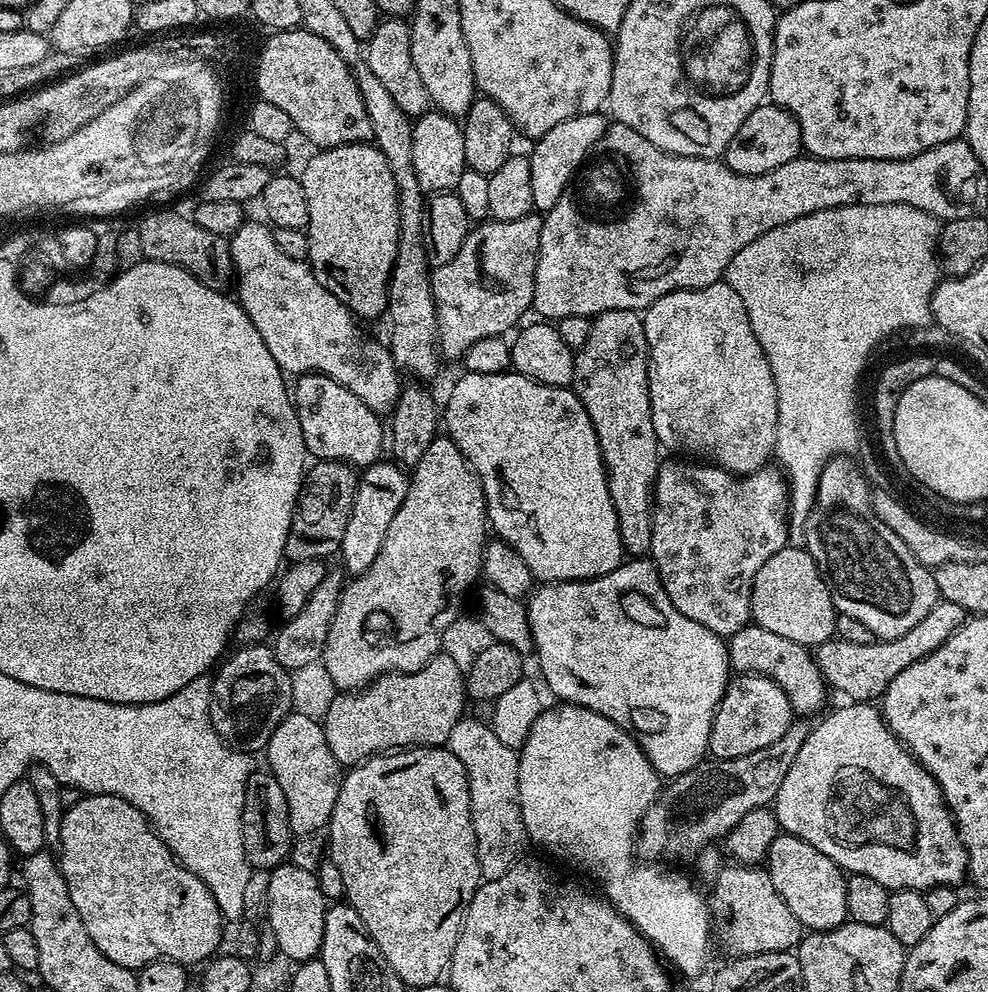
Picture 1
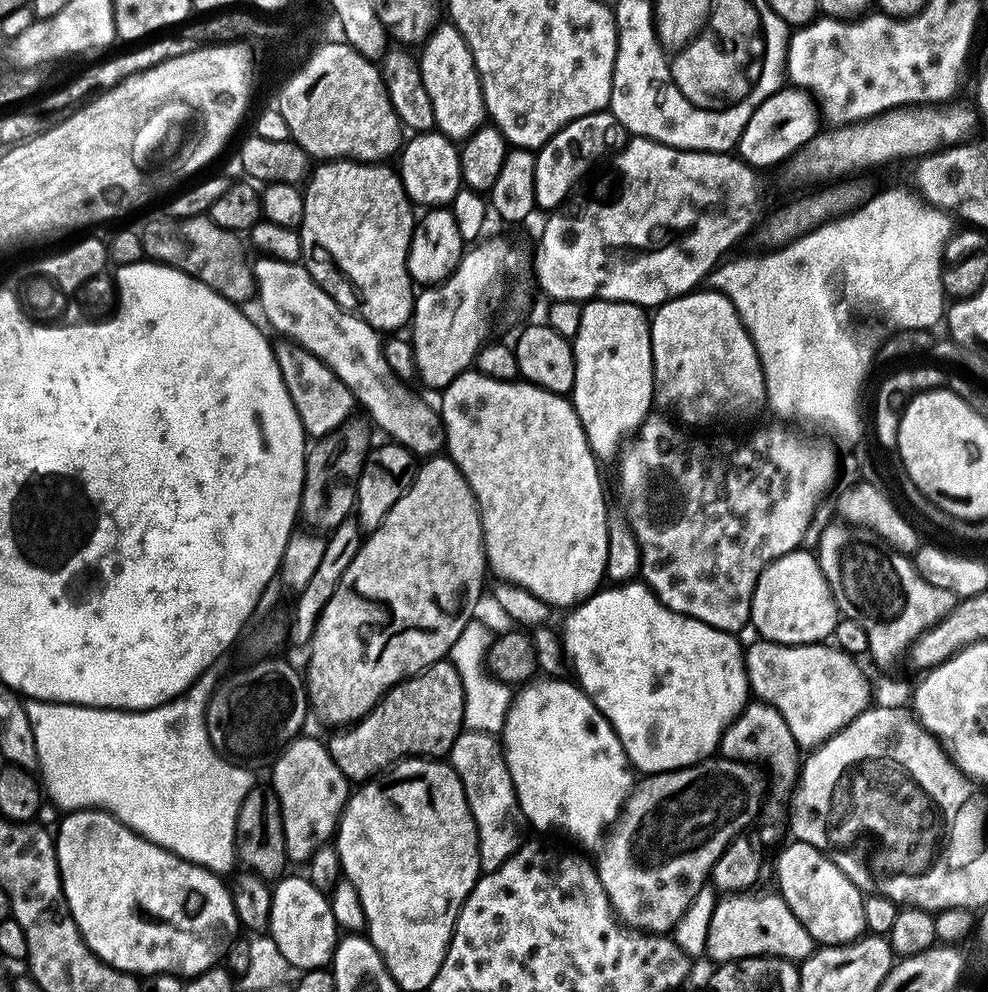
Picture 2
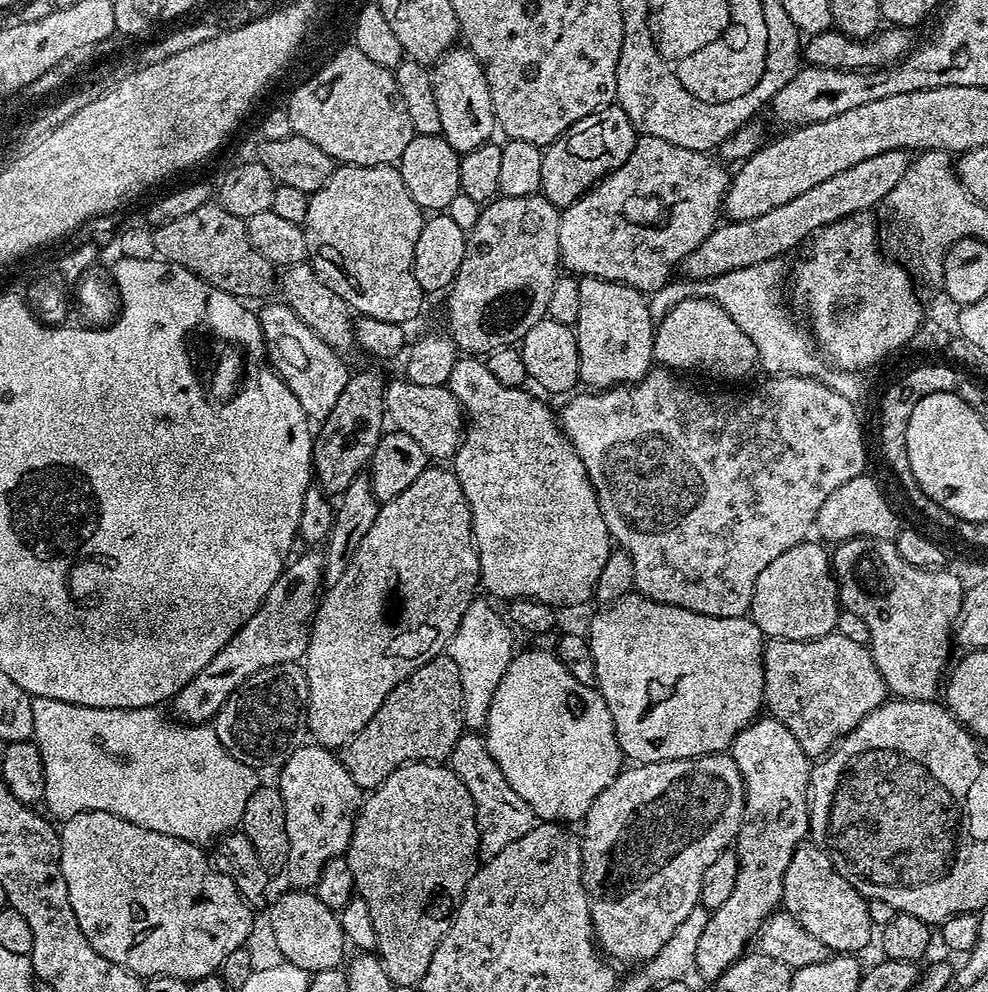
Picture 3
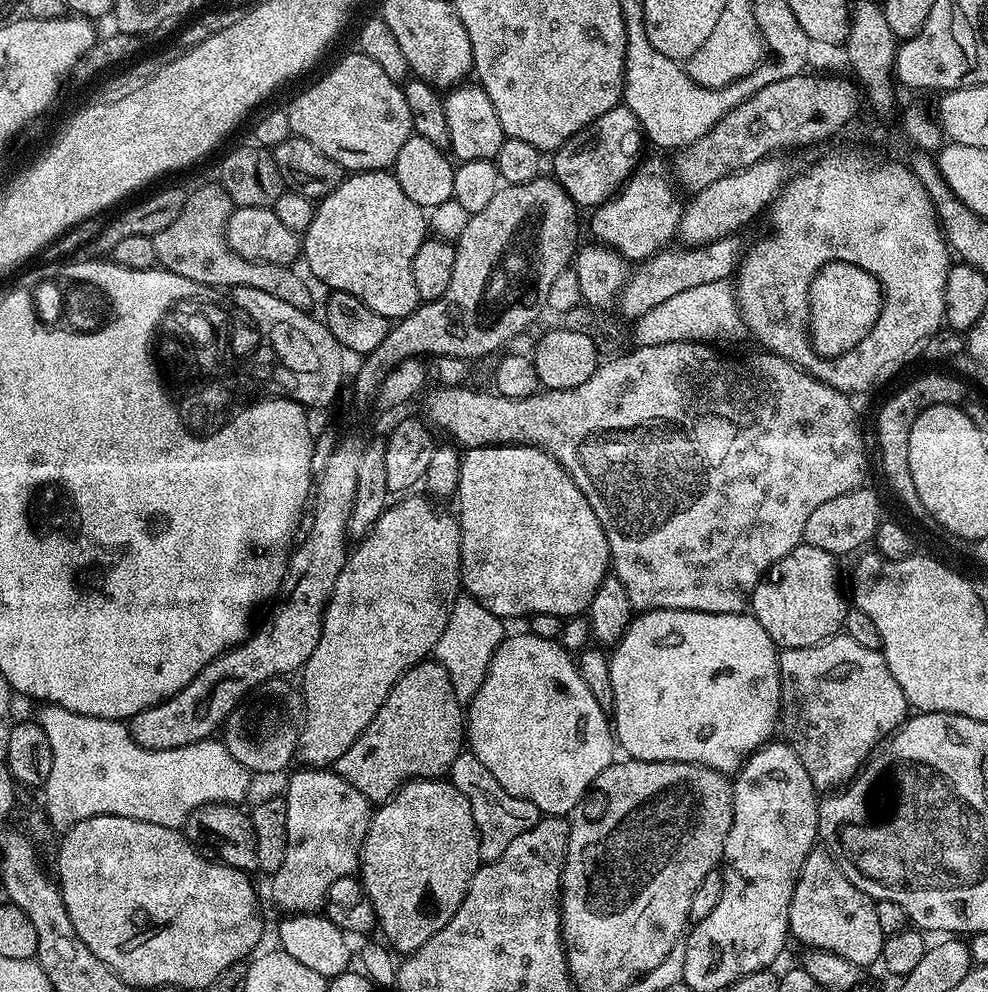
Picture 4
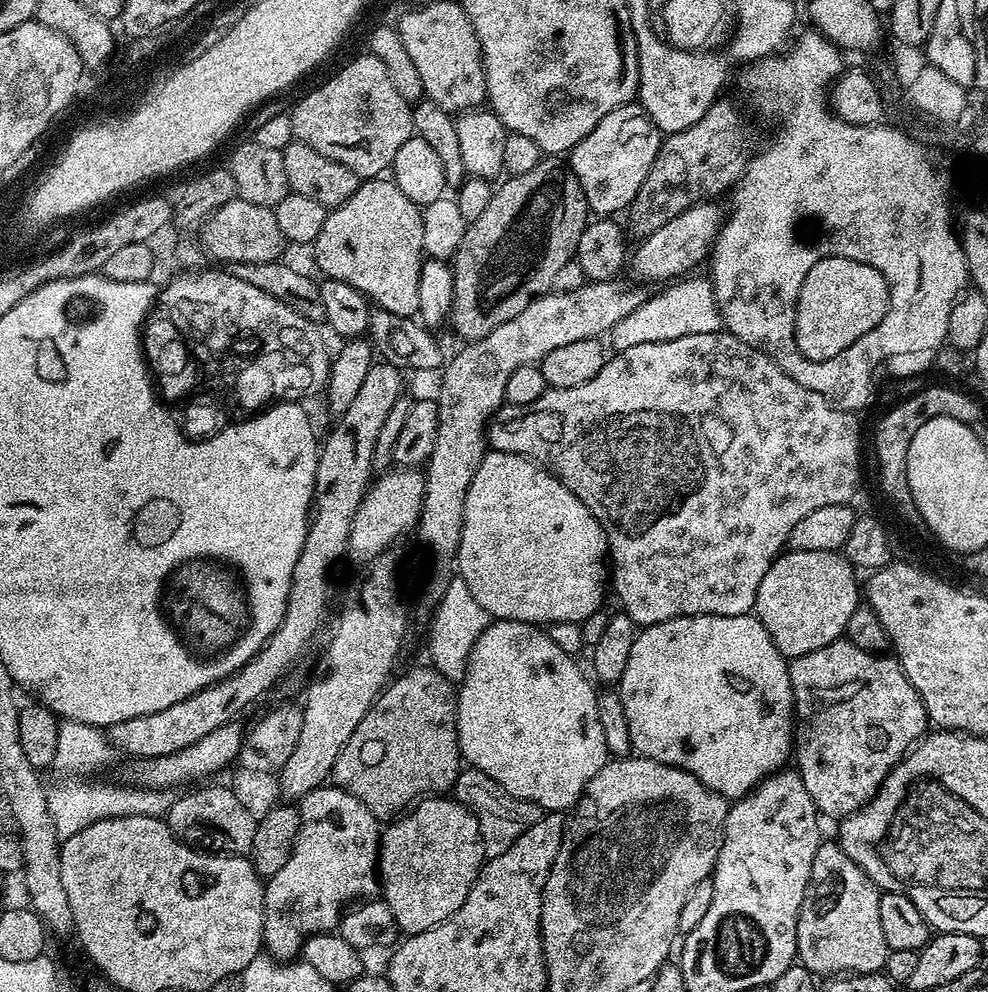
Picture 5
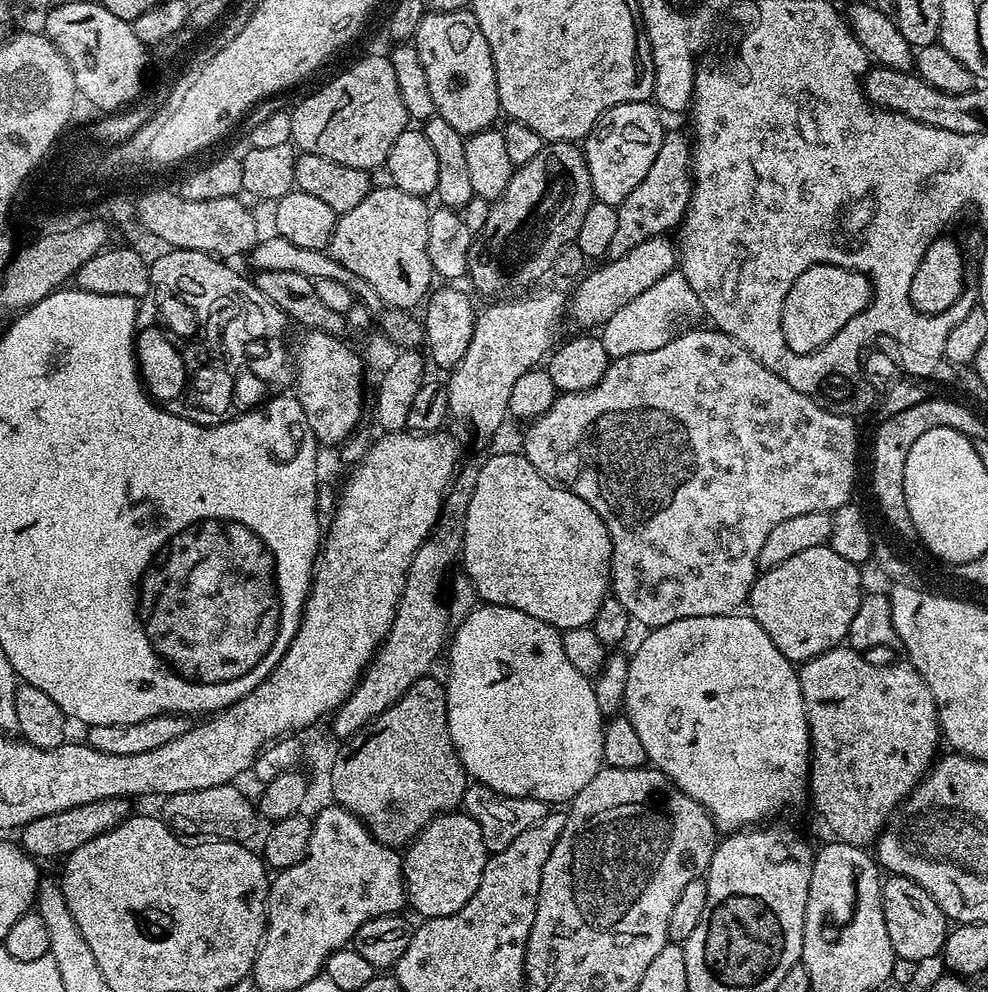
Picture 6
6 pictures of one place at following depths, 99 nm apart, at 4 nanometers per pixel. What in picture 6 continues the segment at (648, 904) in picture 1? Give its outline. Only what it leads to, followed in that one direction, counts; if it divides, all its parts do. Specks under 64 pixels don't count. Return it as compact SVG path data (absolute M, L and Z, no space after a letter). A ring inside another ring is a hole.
M481 603L473 608L464 620L455 625L450 636L450 643L446 648L446 660L447 656L448 680L446 679L444 689L448 703L448 729L462 766L475 783L490 786L490 790L501 792L507 796L534 798L549 806L560 806L563 800L564 803L570 802L576 797L582 790L582 786L586 786L586 782L590 782L590 778L594 778L594 774L598 774L598 770L604 764L602 738L604 737L606 717L598 710L598 698L594 698L592 689L593 681L589 677L583 676L574 666L574 662L570 662L570 658L566 658L566 649L562 647L561 629L542 622L542 618L522 614L522 610L514 610L510 606Z

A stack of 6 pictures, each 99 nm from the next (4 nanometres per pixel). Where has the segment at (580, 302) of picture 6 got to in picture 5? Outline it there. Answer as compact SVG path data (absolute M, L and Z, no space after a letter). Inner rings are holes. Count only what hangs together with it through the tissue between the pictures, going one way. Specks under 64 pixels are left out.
M701 202L682 210L666 226L658 226L654 234L650 234L639 241L636 253L630 256L630 272L637 281L644 280L664 280L660 282L672 282L677 278L684 278L689 275L700 263L705 263L706 257L712 248L712 243L716 241L717 234L720 233L720 225L726 219L725 213L720 213L720 208L716 202Z

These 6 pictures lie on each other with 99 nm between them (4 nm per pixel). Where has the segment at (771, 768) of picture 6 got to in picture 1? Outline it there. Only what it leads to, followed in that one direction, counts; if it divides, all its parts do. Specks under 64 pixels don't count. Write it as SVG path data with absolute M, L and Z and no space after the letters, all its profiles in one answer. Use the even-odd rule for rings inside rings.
M628 558L624 563L619 564L610 574L599 576L593 580L567 580L561 584L545 583L537 587L532 595L527 597L526 607L529 618L530 630L533 632L535 644L534 660L540 663L540 672L548 683L548 688L557 697L557 701L566 704L576 704L580 708L589 708L614 722L619 728L635 736L640 743L640 748L650 758L656 772L664 778L675 778L696 768L709 755L708 743L710 742L710 730L714 722L714 714L720 705L720 699L728 688L730 679L730 665L728 662L728 645L725 637L717 632L706 630L694 618L686 618L670 602L670 594L666 594L666 586L662 586L662 578L658 574L656 565L648 558Z

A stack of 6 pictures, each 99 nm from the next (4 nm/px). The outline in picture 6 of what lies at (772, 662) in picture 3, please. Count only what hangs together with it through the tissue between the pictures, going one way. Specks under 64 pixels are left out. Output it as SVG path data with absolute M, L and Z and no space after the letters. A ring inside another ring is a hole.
M841 646L831 648L822 654L818 654L813 660L805 660L799 665L800 689L804 699L804 709L808 719L808 733L812 739L812 754L810 767L808 769L808 787L810 789L810 804L816 807L816 812L824 816L824 824L833 832L835 839L841 844L853 844L859 848L871 845L876 837L880 835L885 824L888 823L893 812L904 803L904 800L917 784L924 779L929 768L937 759L936 747L941 747L942 737L940 735L940 719L934 702L934 694L930 694L930 686L918 674L918 670L910 663L904 664L871 664L867 655L861 654L854 648Z

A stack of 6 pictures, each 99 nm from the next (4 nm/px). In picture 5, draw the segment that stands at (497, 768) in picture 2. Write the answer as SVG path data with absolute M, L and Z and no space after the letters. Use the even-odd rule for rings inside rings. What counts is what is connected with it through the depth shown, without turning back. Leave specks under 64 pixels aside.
M471 766L465 767L458 774L454 796L472 811L474 818L478 818L482 846L485 857L488 858L510 850L515 840L522 838L522 834L526 834L526 830L530 830L530 826L534 826L534 822L538 822L542 814L542 809L534 801L514 798L506 790L502 790L502 786L498 786L498 782L490 778L490 774L482 774L482 770Z

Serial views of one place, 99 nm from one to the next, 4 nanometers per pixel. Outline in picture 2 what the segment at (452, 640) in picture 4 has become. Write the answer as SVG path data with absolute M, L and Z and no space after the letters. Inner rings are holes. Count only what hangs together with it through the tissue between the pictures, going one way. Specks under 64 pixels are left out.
M471 620L463 628L462 634L451 647L448 655L448 659L458 670L459 677L462 678L463 722L464 728L469 732L490 733L492 735L501 733L504 729L505 715L511 704L511 687L498 680L487 669L487 658L493 641L494 634L489 628L480 622Z

